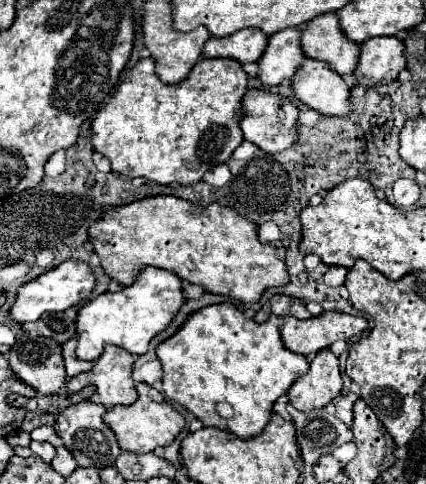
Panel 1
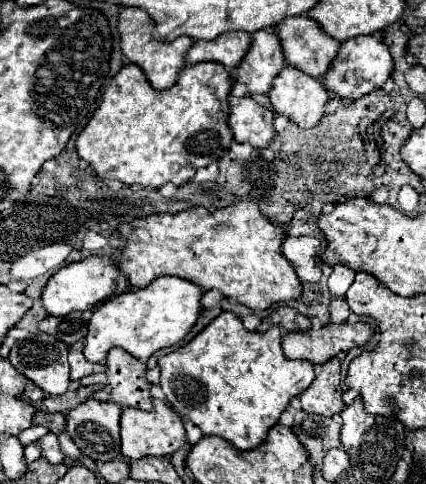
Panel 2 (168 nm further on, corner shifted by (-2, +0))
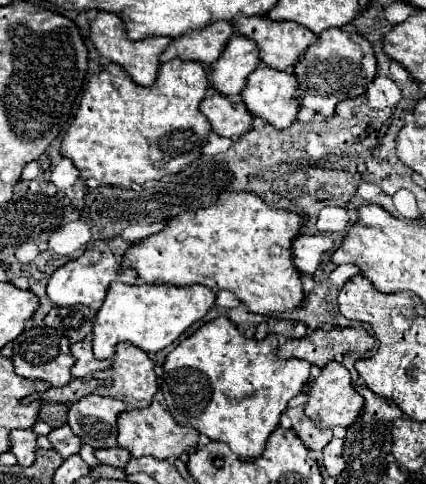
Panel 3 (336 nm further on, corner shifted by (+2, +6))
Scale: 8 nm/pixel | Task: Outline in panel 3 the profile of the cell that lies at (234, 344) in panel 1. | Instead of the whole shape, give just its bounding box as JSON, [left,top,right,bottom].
[160,315,312,457]

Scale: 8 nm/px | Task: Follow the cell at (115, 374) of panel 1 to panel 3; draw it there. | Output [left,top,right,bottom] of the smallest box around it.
[92,343,158,409]

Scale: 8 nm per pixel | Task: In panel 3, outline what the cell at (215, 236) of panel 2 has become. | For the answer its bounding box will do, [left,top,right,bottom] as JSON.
[122,193,304,315]

